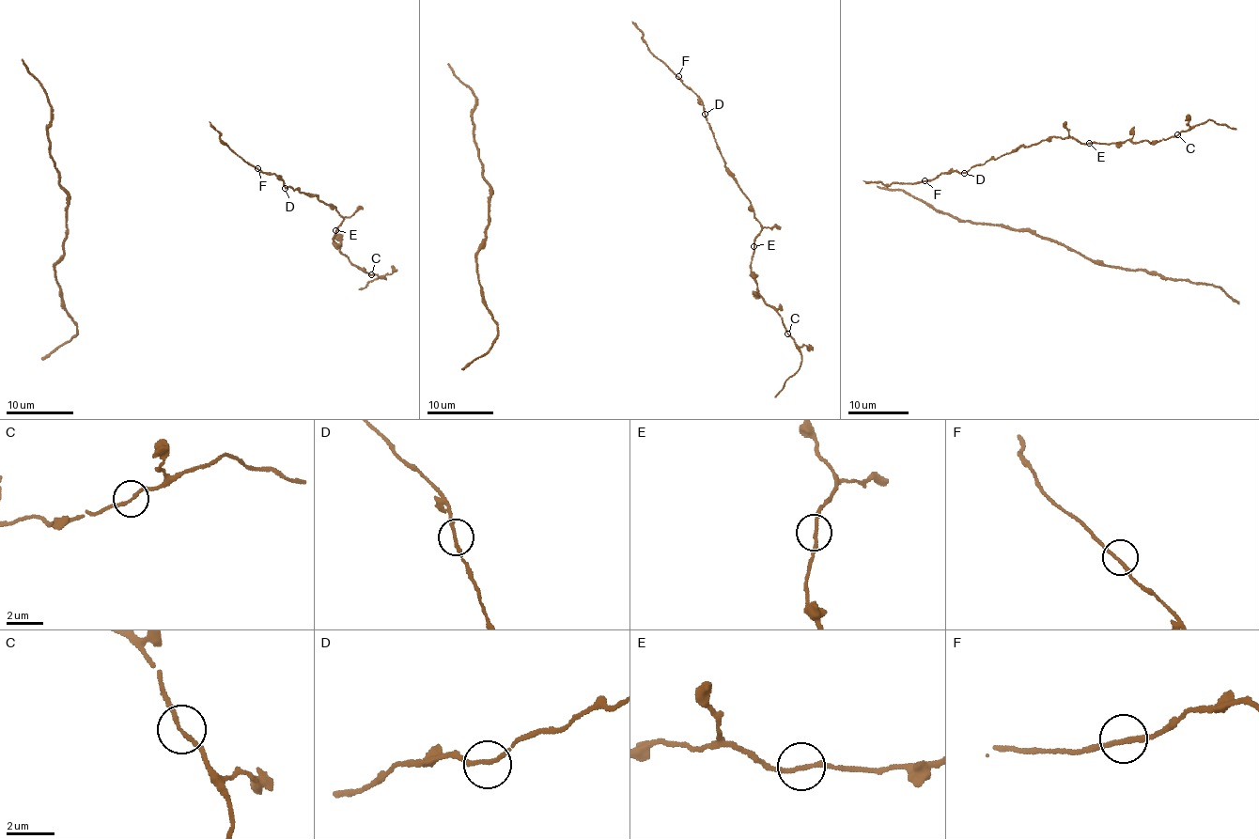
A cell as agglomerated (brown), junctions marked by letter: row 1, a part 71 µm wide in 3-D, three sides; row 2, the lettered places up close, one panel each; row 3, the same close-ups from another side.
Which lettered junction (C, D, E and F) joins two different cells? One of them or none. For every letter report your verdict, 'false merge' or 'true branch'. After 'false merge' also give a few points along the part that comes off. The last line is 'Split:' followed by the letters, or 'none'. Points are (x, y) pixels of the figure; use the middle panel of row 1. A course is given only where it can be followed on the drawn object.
C: true branch
D: true branch
E: true branch
F: true branch
Split: none

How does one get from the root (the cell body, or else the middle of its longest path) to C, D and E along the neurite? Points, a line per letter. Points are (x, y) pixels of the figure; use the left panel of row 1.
C: (209, 125), (244, 162), (278, 176), (285, 189), (335, 208), (344, 220), (333, 243), (372, 274)
D: (209, 125), (228, 148), (257, 169), (278, 176), (285, 188)
E: (209, 125), (244, 162), (278, 176), (285, 189), (290, 186), (335, 208), (344, 220), (335, 230)

